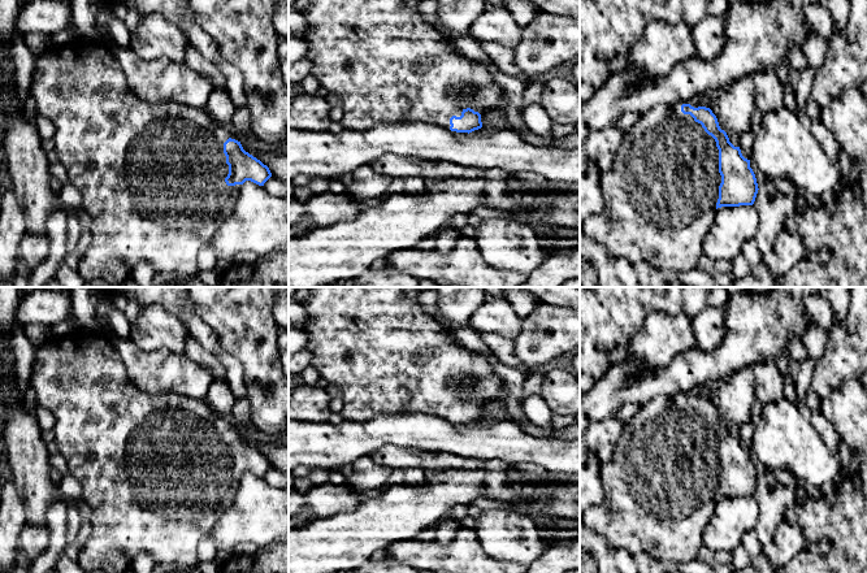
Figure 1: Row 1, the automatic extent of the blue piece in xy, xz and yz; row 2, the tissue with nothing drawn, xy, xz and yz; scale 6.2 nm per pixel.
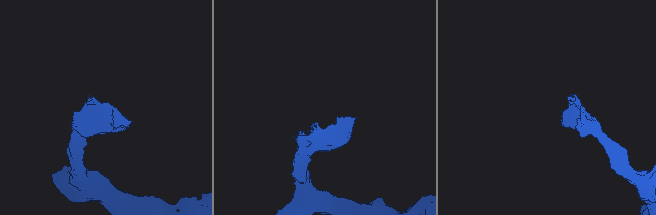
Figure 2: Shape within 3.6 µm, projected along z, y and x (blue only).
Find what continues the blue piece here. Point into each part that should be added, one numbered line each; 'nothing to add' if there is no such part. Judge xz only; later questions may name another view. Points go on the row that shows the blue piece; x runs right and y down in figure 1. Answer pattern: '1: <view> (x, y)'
1: xz (386, 64)

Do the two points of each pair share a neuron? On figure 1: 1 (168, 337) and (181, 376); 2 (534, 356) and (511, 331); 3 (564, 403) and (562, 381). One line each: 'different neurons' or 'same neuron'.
1: different neurons
2: different neurons
3: same neuron

